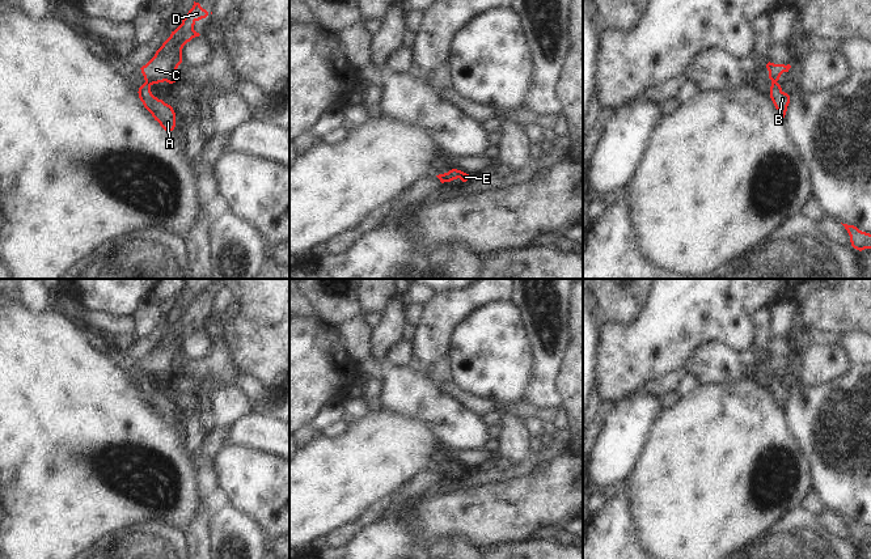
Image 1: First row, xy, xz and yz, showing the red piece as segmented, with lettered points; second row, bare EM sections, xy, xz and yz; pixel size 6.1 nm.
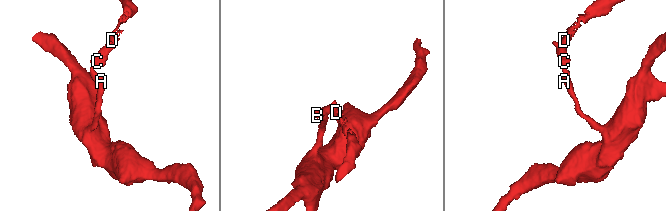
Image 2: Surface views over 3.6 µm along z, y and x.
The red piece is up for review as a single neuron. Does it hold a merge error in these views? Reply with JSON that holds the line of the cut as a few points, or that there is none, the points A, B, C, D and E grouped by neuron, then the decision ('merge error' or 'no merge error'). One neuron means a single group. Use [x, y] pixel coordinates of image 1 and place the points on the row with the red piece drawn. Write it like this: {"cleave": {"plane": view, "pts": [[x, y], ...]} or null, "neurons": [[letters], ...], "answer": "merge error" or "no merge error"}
{"cleave": {"plane": "xy", "pts": [[146, 81], [149, 85]]}, "neurons": [["A", "B"], ["C", "D", "E"]], "answer": "merge error"}

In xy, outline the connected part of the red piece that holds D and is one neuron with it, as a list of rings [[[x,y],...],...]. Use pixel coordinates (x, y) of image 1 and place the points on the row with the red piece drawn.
[[[194,1],[182,24],[172,31],[155,56],[140,68],[147,84],[153,85],[164,81],[173,84],[177,81],[177,68],[182,63],[182,48],[193,38],[200,35],[194,30],[194,25],[208,14],[199,3]]]

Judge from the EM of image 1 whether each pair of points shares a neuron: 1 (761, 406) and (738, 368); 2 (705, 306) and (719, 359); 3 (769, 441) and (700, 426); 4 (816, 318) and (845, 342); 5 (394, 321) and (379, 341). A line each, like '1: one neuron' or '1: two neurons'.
1: two neurons
2: two neurons
3: one neuron
4: two neurons
5: one neuron

